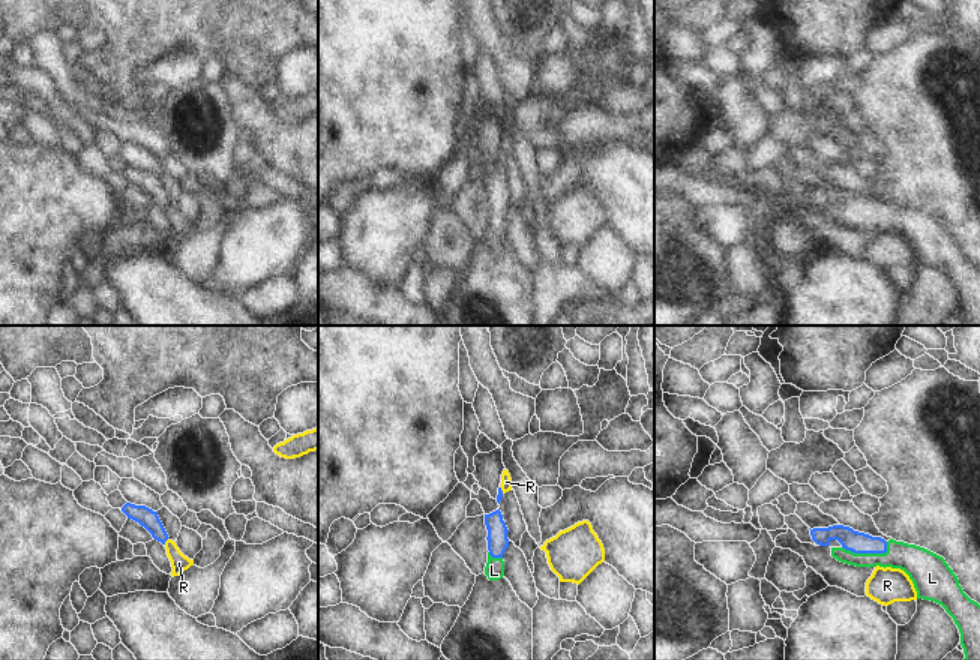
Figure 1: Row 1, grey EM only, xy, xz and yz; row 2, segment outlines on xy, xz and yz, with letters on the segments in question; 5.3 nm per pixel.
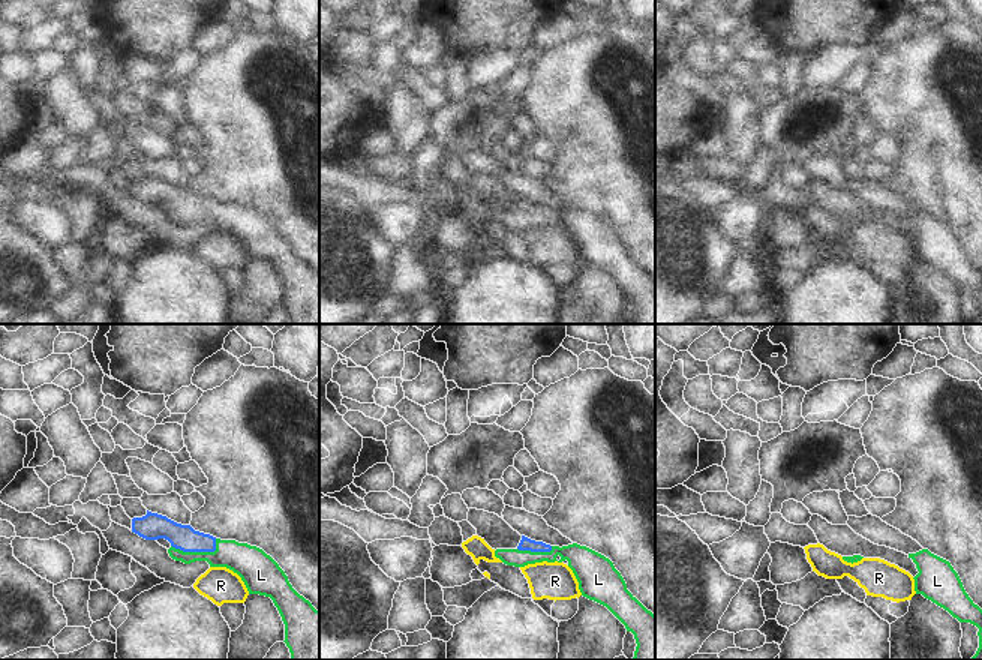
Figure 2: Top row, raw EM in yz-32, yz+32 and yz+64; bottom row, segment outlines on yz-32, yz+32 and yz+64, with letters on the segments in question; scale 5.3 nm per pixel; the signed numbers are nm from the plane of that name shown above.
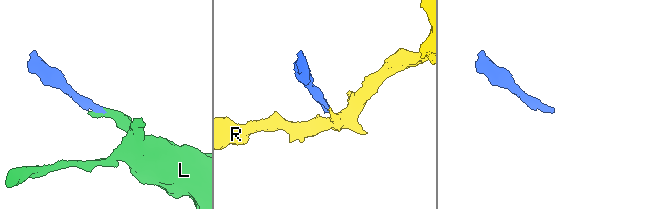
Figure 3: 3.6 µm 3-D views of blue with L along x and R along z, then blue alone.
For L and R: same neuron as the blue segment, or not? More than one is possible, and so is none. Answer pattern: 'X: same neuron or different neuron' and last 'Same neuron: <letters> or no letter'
L: same neuron
R: different neuron
Same neuron: L

